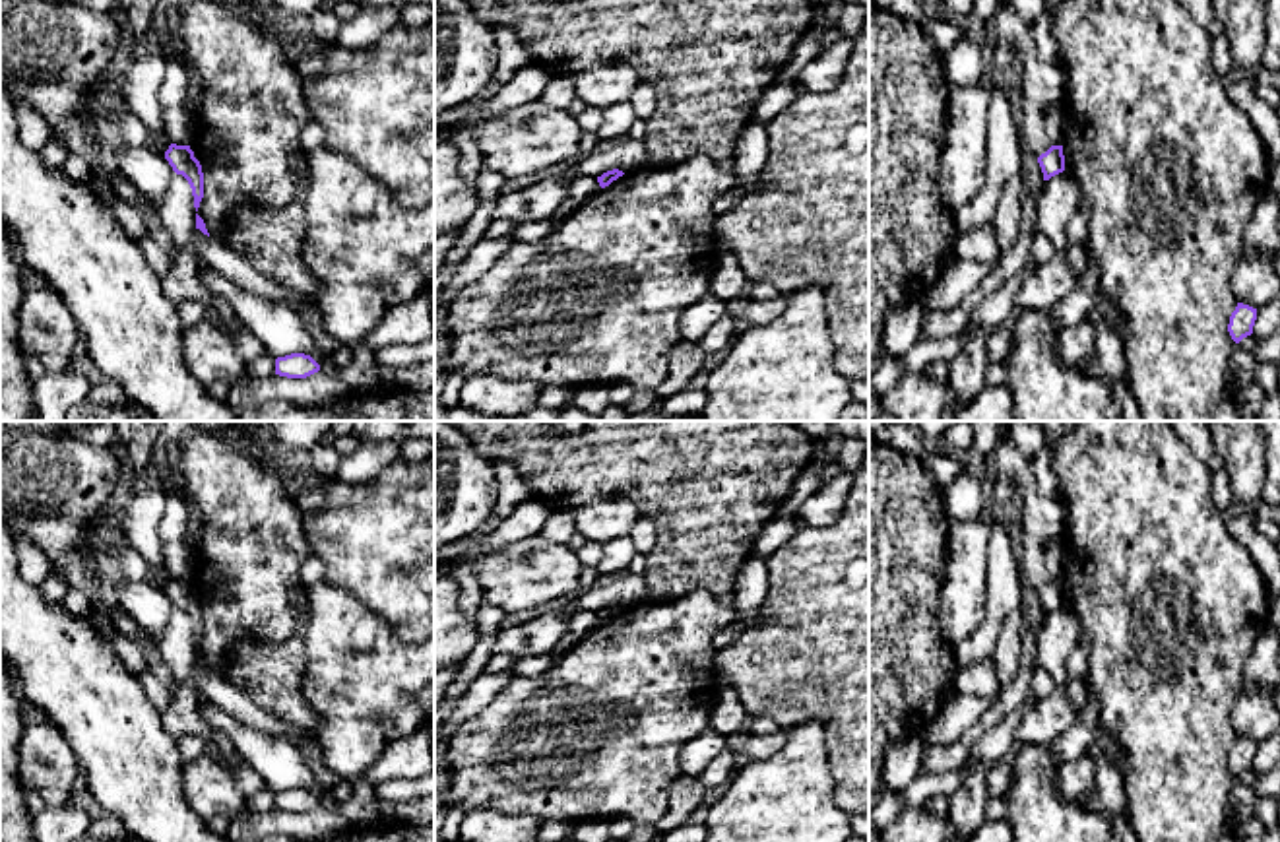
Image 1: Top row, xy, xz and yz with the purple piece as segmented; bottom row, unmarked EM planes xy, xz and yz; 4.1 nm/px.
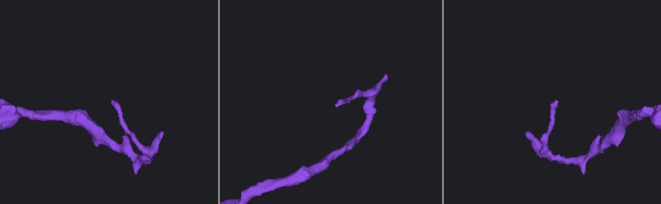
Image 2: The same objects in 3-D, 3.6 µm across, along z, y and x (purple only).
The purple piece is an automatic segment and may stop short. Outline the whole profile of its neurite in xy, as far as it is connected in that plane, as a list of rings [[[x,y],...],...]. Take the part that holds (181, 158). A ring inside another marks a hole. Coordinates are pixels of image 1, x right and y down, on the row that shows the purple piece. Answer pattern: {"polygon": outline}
{"polygon": [[[171,144],[165,151],[165,159],[176,175],[182,175],[188,180],[194,196],[194,208],[198,211],[204,198],[204,173],[200,161],[194,157],[194,151],[190,146]]]}

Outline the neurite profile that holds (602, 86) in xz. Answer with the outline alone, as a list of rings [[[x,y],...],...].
[[[607,62],[592,66],[572,76],[576,99],[586,107],[605,111],[611,105],[630,101],[636,87],[642,83],[638,72],[624,62]]]

